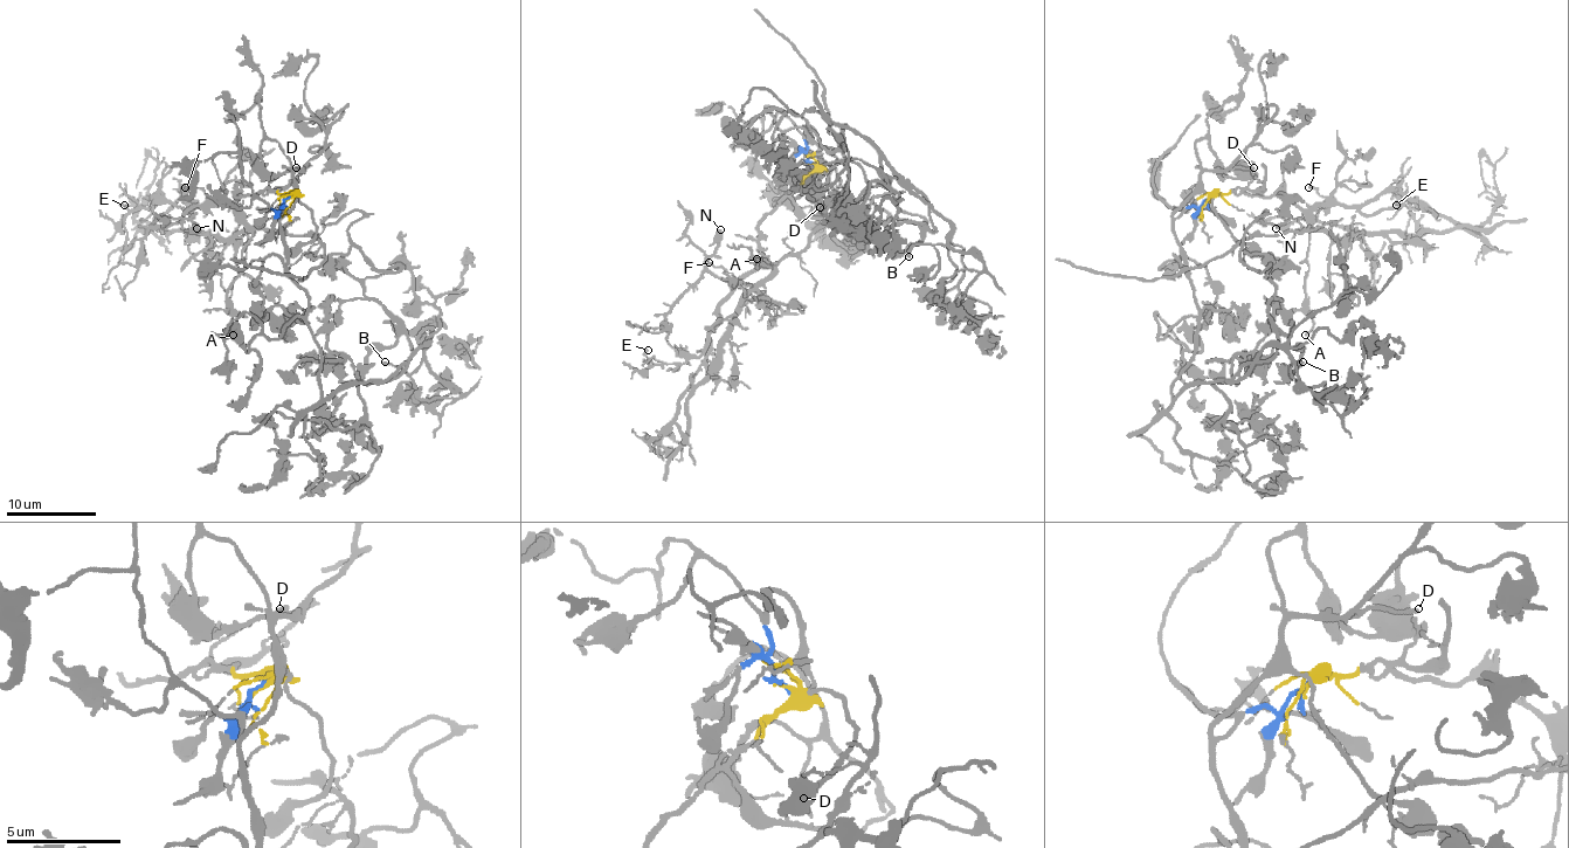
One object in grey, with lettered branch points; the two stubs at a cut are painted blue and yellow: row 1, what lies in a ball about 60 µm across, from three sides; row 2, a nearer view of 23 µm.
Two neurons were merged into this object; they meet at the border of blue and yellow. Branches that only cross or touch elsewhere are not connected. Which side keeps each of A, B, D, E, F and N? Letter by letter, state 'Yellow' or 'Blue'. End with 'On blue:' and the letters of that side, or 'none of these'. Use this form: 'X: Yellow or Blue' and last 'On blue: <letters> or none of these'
A: Yellow
B: Blue
D: Blue
E: Yellow
F: Yellow
N: Yellow
On blue: B, D

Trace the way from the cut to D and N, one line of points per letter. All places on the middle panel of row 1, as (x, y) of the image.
D: (811, 163), (808, 158), (808, 126), (816, 133), (816, 153), (828, 181), (821, 190), (818, 208)
N: (811, 163), (814, 170), (792, 187), (758, 226), (760, 262), (738, 277), (720, 277), (706, 268), (720, 231)

